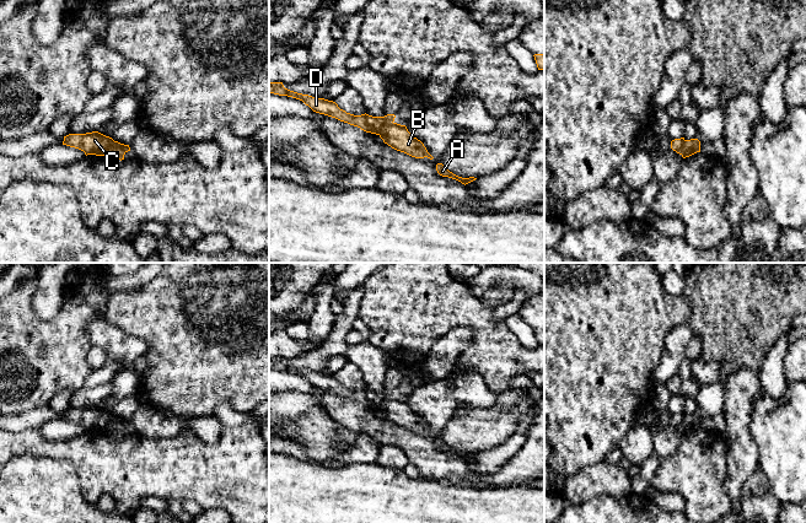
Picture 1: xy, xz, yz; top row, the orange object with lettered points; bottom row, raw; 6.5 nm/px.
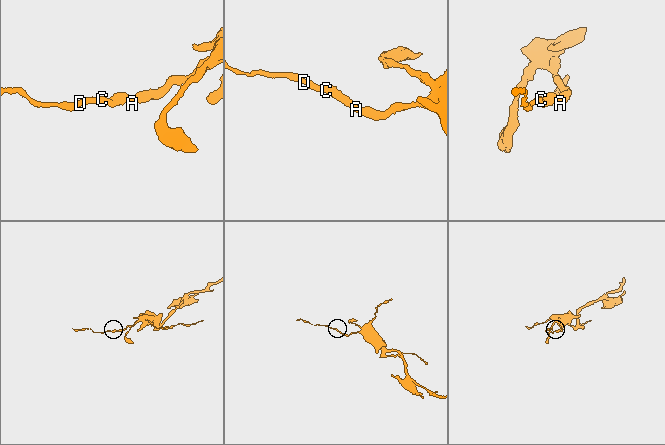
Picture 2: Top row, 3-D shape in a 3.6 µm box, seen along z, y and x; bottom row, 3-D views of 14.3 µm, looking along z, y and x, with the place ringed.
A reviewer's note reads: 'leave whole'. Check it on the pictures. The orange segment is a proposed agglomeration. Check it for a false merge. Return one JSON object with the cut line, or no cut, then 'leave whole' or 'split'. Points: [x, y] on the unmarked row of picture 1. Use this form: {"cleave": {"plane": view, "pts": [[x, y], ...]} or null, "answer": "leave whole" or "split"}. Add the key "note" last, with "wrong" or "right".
{"cleave": {"plane": "xz", "pts": [[392, 397], [379, 409]]}, "answer": "split", "note": "wrong"}

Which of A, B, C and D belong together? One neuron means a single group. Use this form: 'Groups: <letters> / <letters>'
Groups: A B / C D

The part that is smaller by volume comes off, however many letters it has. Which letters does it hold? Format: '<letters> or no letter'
C, D

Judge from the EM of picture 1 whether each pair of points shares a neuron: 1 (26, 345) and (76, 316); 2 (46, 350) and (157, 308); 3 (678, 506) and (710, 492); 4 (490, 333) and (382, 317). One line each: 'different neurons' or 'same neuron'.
1: same neuron
2: different neurons
3: different neurons
4: same neuron

